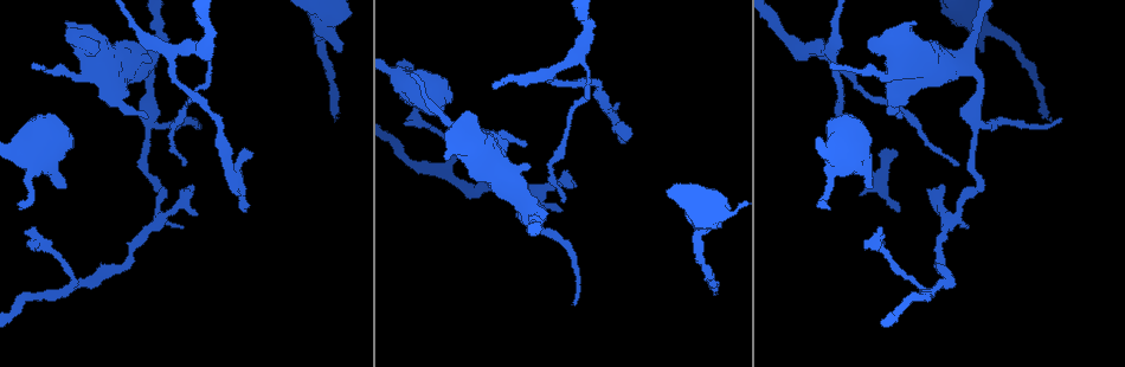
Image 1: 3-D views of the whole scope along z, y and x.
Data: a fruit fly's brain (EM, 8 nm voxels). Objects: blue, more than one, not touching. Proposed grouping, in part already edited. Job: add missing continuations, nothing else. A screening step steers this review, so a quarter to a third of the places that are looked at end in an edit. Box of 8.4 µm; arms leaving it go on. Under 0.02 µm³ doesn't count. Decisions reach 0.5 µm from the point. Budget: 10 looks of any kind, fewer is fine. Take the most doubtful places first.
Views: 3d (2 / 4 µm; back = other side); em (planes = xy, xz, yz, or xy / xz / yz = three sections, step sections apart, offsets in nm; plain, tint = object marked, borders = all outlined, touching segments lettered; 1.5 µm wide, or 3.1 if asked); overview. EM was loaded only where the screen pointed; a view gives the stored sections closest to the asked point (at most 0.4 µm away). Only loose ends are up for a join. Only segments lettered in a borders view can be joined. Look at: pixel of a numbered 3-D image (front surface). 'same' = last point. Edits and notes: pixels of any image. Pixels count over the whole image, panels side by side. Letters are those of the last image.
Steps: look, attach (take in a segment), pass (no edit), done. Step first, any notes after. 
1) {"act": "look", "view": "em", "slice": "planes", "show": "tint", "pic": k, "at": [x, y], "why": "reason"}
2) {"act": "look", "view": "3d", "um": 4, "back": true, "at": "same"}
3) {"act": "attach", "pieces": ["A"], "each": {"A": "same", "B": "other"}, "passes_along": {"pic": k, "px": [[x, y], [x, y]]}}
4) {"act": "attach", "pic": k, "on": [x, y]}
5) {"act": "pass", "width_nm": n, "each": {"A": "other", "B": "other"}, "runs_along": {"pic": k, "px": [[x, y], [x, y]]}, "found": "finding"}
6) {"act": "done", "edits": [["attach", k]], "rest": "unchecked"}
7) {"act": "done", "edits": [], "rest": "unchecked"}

{"act": "look", "view": "em", "slice": "planes", "show": "plain", "pic": 1, "at": [66, 187], "why": "stops while still wide"}

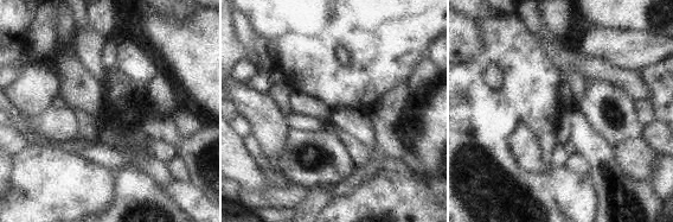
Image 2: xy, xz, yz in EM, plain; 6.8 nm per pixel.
{"act": "look", "view": "em", "slice": "planes", "show": "borders", "at": "same"}

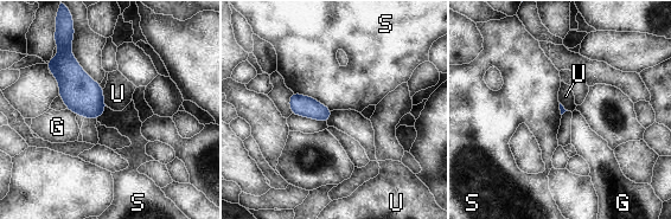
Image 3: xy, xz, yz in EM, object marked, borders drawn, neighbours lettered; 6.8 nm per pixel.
{"act": "pass", "each": {"G": "other", "S": "other", "U": "other"}, "border": {"pic": 3, "px": [[293, 91], [308, 95], [332, 110]]}, "found": "none of them fits"}

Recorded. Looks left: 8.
{"act": "look", "view": "em", "slice": "xy", "step": 4, "show": "tint", "pic": 1, "at": [244, 211], "why": "branch stops here"}

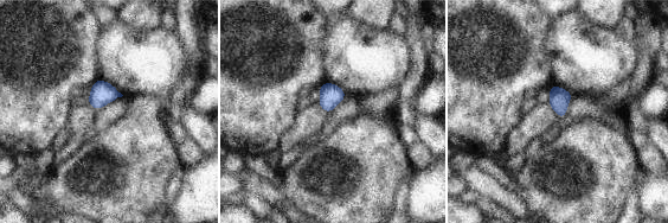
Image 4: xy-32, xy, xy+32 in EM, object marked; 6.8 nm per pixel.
{"act": "look", "view": "em", "slice": "planes", "show": "borders", "at": "same", "why": "another direction"}

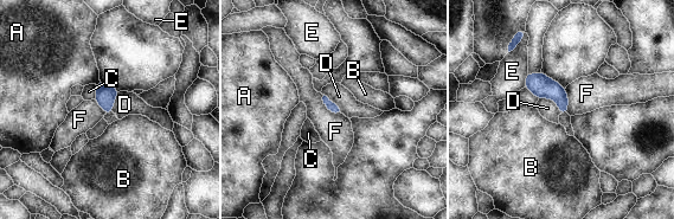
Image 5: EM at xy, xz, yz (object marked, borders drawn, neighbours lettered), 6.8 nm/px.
{"act": "pass", "each": {"A": "other", "B": "other", "C": "other", "D": "other", "E": "other", "F": "other"}, "border": {"pic": 5, "px": [[539, 98], [551, 98], [560, 114]]}, "found": "none of them fits"}

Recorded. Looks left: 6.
{"act": "look", "view": "em", "slice": "planes", "show": "tint", "pic": 1, "at": [966, 228], "why": "an open end"}

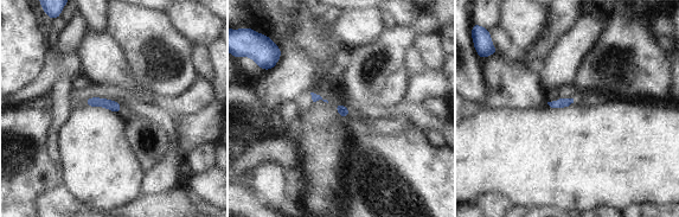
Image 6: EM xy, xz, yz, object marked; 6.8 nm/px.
{"act": "look", "view": "em", "slice": "planes", "show": "borders", "at": "same", "why": "see the neighbours"}

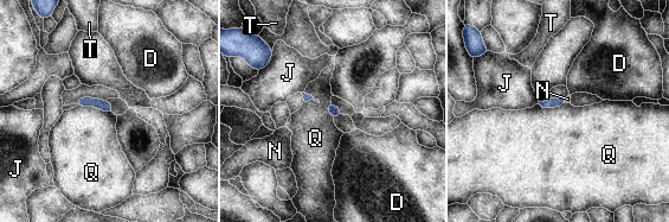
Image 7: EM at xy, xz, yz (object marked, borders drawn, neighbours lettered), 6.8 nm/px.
{"act": "pass", "longest_contact_nm": ["Q", 260], "each": {"D": "other", "J": "other", "N": "other", "Q": "other", "T": "other"}, "found": "none of them fits"}

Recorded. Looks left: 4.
{"act": "look", "view": "3d", "um": 2, "pic": 1, "at": [830, 64], "why": "an open end"}

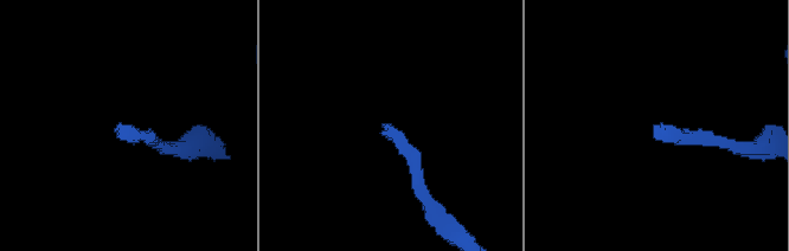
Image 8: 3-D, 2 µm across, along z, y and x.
{"act": "look", "view": "em", "slice": "planes", "show": "borders", "pic": 8, "at": [385, 124]}

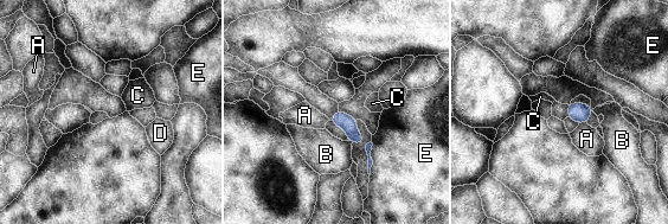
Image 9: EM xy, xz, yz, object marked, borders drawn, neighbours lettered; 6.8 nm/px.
{"act": "pass", "width_nm": 110, "each": {"A": "other", "B": "other", "C": "other", "D": "other", "E": "other"}, "border": {"pic": 9, "px": [[579, 122], [586, 123]]}, "found": "none of them fits"}

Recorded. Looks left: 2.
{"act": "done", "edits": [], "rest": "unchecked"}

